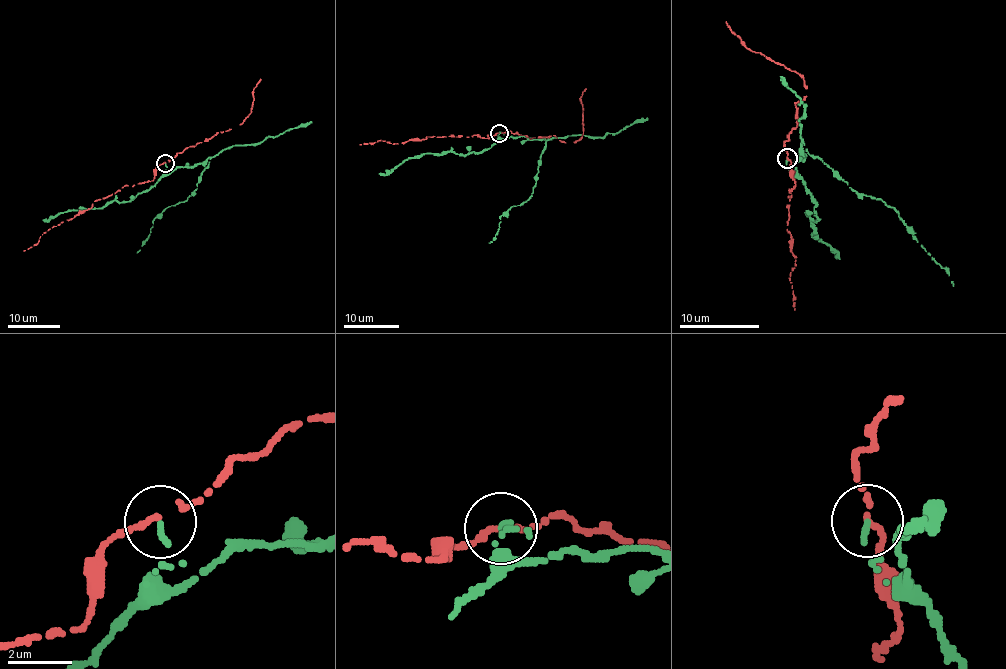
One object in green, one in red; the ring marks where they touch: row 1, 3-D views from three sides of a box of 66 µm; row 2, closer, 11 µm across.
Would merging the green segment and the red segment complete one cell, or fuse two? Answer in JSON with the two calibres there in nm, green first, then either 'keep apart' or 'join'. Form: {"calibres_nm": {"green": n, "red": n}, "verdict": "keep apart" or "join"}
{"calibres_nm": {"green": 170, "red": 170}, "verdict": "keep apart"}

